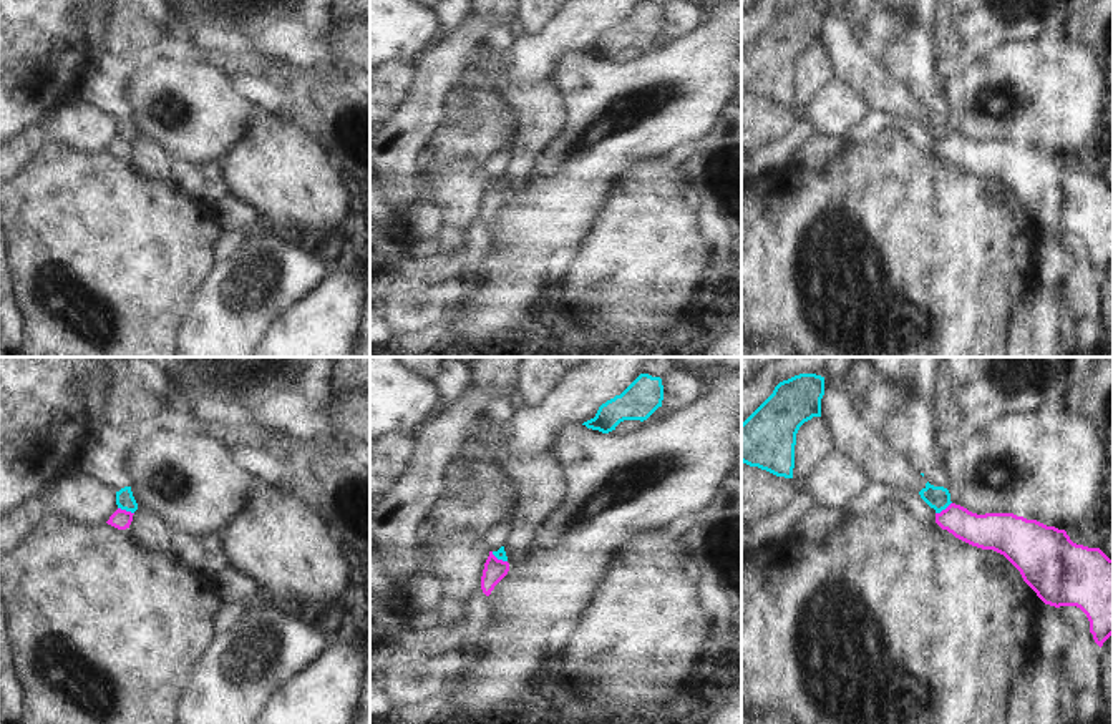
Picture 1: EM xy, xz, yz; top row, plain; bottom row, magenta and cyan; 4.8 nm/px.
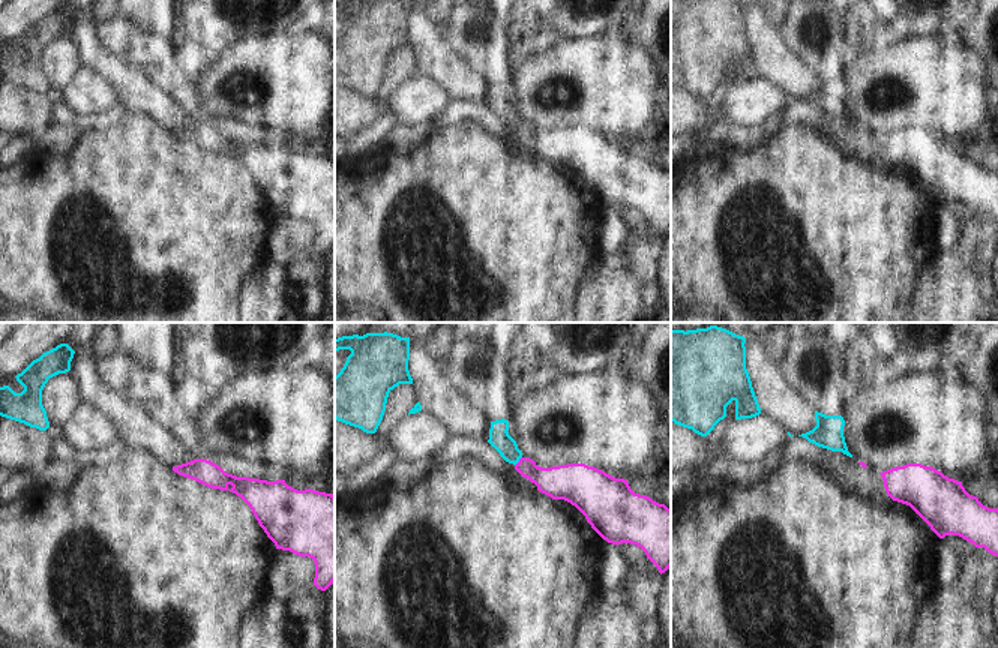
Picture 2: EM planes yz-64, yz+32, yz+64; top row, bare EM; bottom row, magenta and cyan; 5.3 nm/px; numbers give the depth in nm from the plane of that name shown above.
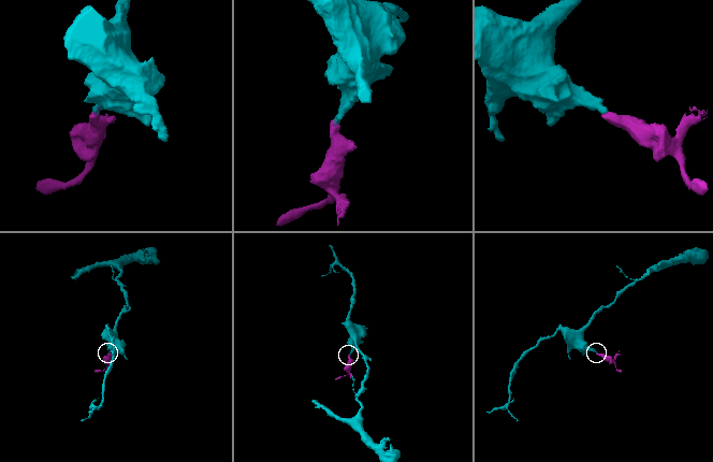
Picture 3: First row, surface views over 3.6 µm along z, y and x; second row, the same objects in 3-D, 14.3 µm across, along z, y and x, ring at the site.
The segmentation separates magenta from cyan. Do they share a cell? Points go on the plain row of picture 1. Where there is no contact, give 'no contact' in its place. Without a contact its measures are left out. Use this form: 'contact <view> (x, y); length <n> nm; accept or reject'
contact xy (125, 138); length 90 nm; reject

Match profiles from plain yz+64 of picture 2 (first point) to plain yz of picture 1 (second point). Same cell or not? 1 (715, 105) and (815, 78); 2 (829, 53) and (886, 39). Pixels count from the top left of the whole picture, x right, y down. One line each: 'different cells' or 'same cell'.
1: same cell
2: same cell

